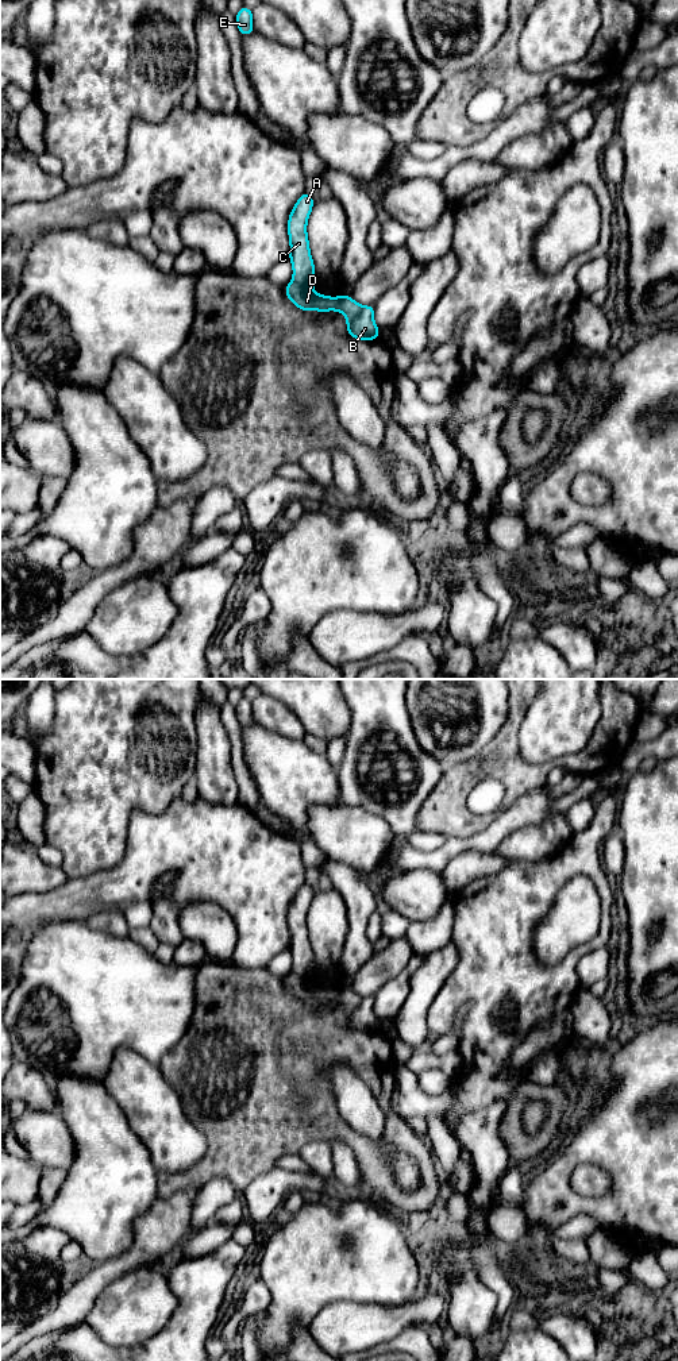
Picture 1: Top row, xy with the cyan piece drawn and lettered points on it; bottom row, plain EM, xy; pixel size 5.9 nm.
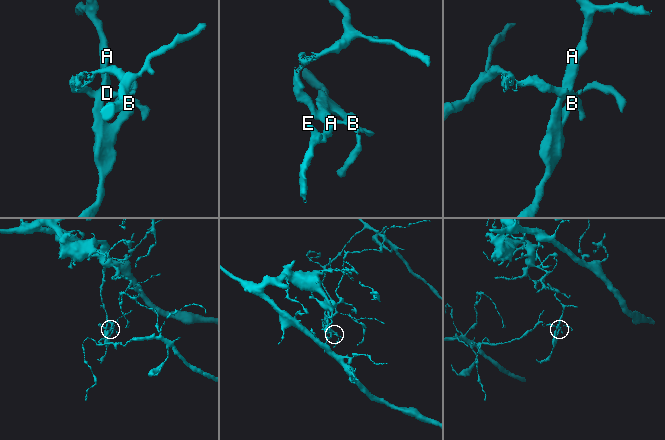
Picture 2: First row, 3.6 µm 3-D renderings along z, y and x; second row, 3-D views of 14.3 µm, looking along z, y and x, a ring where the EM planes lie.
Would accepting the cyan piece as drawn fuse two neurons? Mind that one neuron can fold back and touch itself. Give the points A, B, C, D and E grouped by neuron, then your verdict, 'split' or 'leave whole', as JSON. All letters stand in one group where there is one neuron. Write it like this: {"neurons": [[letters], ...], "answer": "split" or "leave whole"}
{"neurons": [["A", "B", "C", "E"], ["D"]], "answer": "split"}

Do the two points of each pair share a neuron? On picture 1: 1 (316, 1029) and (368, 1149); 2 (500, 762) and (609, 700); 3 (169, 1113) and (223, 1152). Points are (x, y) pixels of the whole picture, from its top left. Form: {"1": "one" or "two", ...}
{"1": "one", "2": "one", "3": "two"}

